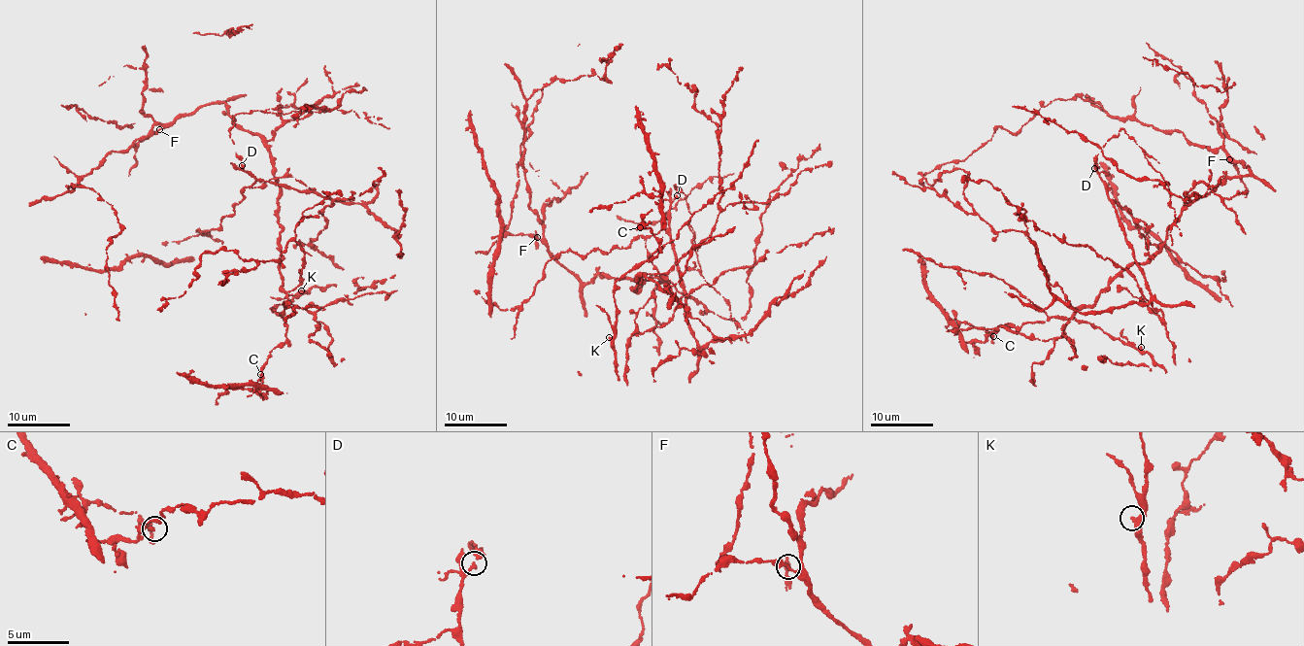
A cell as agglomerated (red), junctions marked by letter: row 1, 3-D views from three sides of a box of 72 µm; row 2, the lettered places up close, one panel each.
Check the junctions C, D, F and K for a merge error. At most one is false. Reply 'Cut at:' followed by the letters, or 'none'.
Cut at: D

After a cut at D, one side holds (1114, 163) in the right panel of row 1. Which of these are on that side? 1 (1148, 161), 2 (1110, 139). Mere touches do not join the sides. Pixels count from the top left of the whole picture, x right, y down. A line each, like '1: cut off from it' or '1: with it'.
1: cut off from it
2: cut off from it

